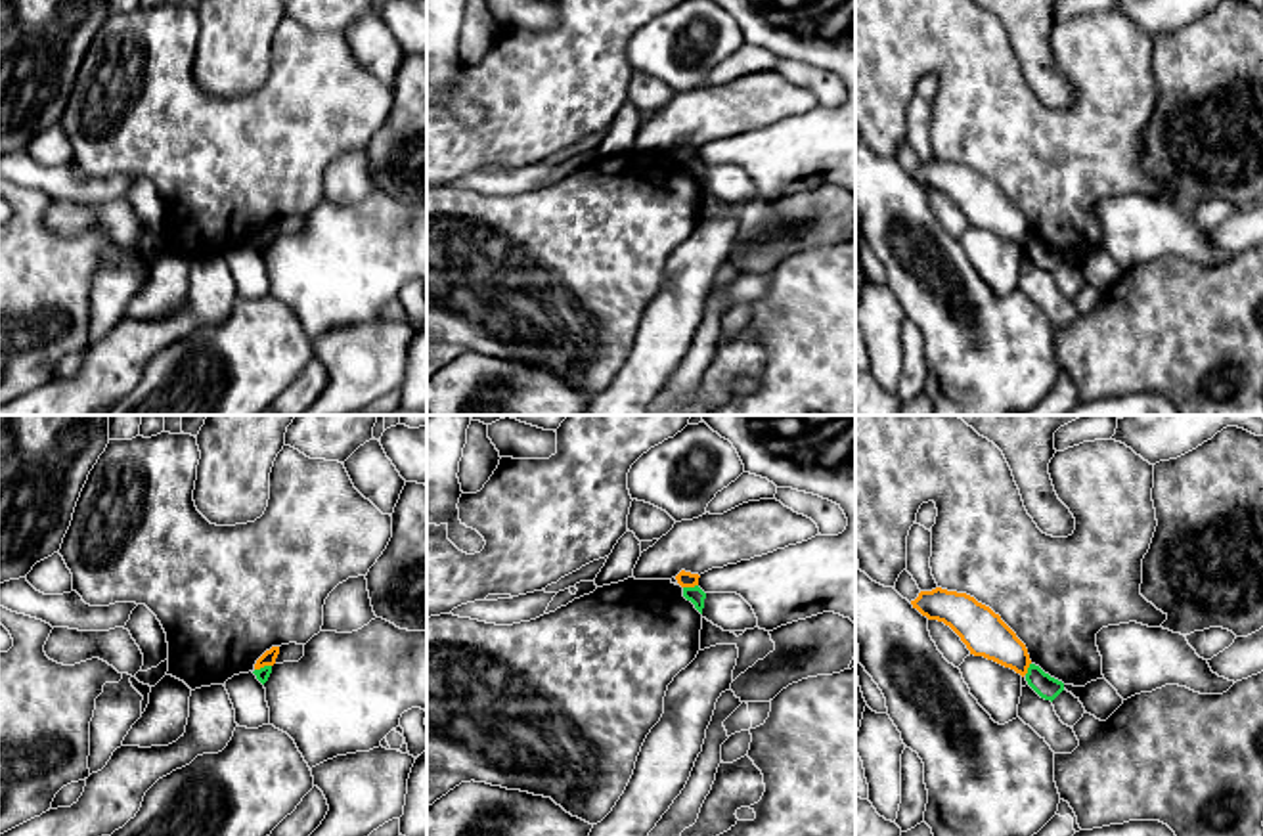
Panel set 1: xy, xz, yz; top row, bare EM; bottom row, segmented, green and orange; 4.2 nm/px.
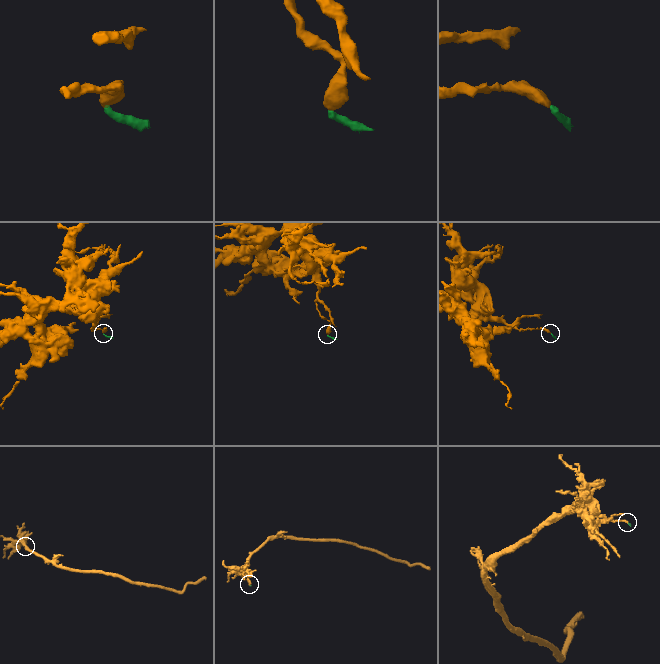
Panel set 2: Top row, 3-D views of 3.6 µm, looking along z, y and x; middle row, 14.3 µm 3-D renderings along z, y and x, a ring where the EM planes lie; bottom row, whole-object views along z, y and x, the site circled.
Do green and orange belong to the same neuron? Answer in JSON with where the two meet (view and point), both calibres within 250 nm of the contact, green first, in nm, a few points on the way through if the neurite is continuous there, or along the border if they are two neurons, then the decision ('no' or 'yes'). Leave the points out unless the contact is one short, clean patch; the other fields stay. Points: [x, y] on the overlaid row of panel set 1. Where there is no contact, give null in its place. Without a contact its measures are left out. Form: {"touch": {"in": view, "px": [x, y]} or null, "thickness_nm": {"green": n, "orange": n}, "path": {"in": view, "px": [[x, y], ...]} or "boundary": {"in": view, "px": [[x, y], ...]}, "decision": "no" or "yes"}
{"touch": {"in": "xz", "px": [689, 588]}, "thickness_nm": {"green": 70, "orange": 70}, "boundary": {"in": "xz", "px": [[697, 584], [684, 588]]}, "decision": "no"}

